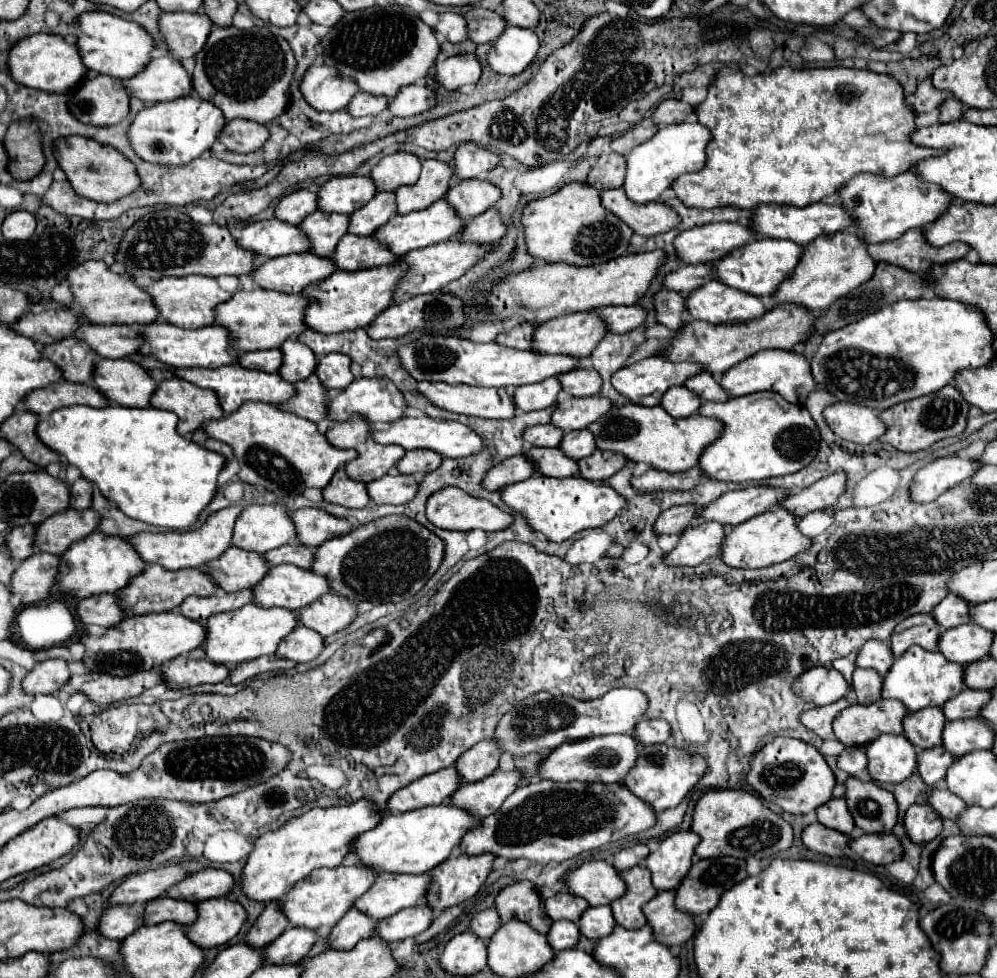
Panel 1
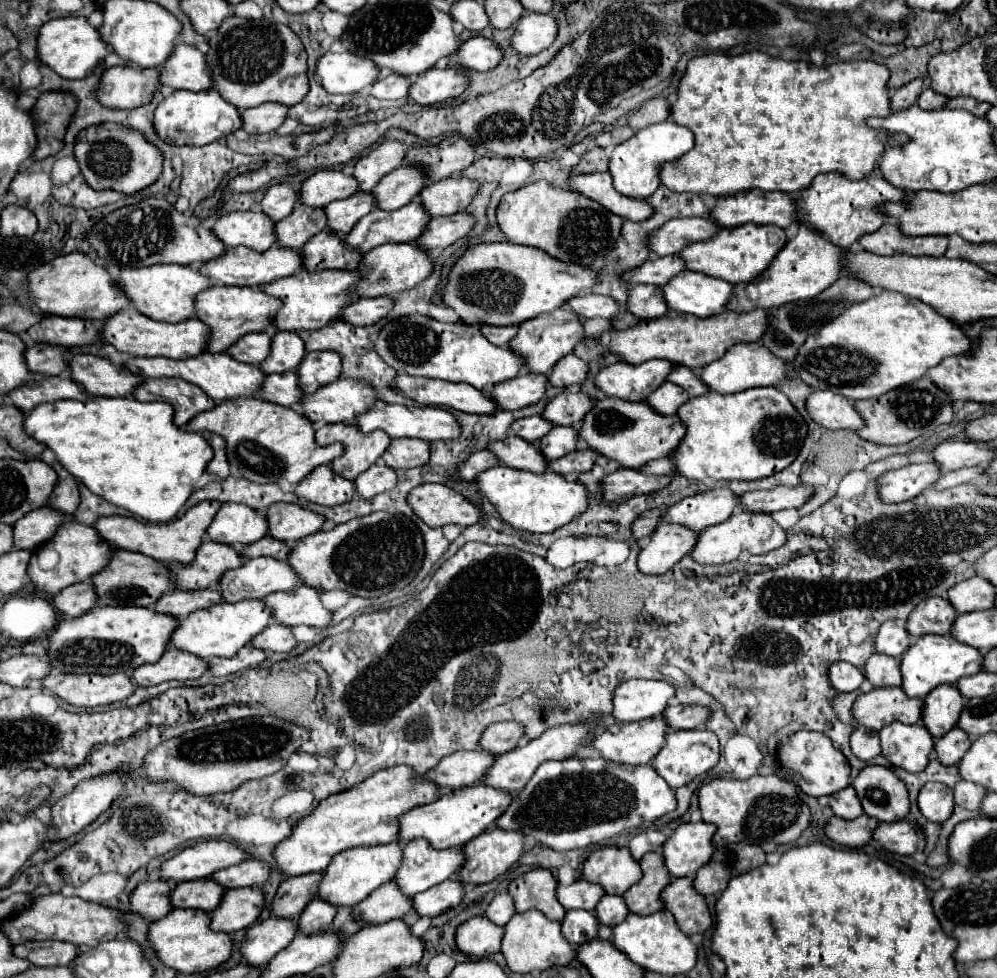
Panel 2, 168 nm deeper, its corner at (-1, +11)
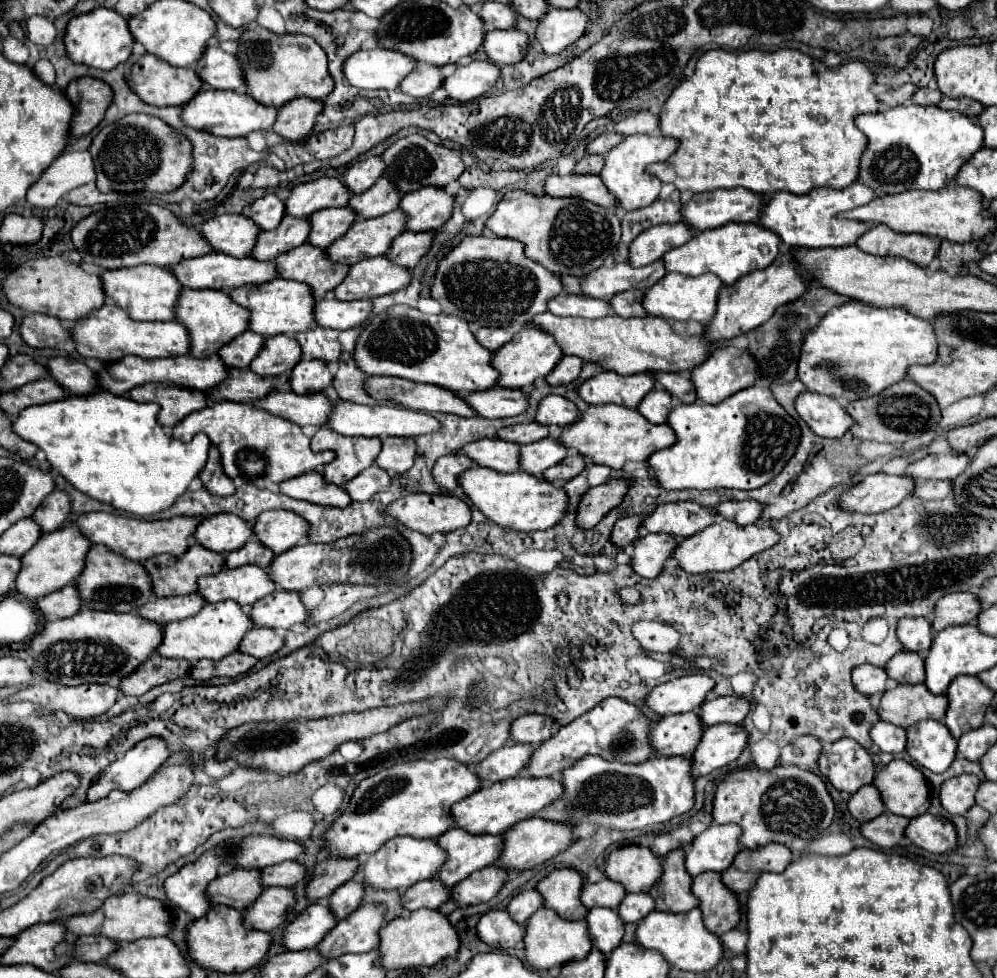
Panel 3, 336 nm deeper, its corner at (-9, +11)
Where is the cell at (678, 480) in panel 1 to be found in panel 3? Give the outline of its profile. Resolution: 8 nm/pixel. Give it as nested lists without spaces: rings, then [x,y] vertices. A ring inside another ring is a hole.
[[[611,478],[605,484],[589,488],[579,504],[577,510],[577,524],[581,528],[595,528],[607,512],[617,508],[631,488],[631,480],[625,478]]]

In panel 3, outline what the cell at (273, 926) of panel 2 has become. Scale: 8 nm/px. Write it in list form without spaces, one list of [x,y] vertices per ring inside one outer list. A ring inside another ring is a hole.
[[[309,904],[301,914],[297,914],[283,930],[285,950],[311,950],[315,944],[335,926],[335,916],[321,904]]]

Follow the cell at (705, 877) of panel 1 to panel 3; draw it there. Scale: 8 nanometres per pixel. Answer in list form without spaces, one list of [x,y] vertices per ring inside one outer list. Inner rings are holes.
[[[765,844],[755,850],[739,850],[733,864],[721,872],[721,882],[733,892],[747,892],[763,872],[783,872],[791,862],[791,850],[783,844]]]

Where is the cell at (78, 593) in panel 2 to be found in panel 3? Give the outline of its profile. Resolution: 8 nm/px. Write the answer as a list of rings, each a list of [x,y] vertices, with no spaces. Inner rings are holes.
[[[67,584],[67,588],[61,588],[59,592],[53,592],[51,596],[41,598],[37,602],[37,608],[45,616],[45,620],[71,618],[81,610],[79,590],[73,584]]]

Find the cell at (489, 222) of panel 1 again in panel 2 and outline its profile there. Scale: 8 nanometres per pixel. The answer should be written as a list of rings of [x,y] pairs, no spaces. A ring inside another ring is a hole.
[[[459,212],[453,216],[439,216],[439,218],[431,218],[427,228],[423,230],[423,236],[419,236],[419,240],[415,240],[415,244],[419,244],[419,248],[427,248],[427,252],[435,252],[435,250],[443,250],[449,244],[453,244],[459,238],[465,238],[471,228],[473,228],[475,220],[473,216]]]

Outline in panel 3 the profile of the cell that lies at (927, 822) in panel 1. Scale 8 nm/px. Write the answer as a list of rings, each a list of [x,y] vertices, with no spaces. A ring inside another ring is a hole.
[[[963,774],[963,776],[945,780],[941,786],[941,794],[939,794],[941,806],[949,814],[963,816],[975,804],[977,786],[979,786],[979,780],[977,776],[971,776],[971,774]]]

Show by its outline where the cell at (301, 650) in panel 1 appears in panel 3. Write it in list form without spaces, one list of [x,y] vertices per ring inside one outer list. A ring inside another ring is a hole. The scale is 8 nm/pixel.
[[[257,626],[251,632],[247,632],[239,650],[261,660],[261,658],[267,658],[267,656],[279,652],[283,646],[285,646],[285,638],[279,632],[275,632],[271,628]]]

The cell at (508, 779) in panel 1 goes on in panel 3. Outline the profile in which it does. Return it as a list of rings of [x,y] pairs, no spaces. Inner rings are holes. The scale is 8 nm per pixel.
[[[607,698],[589,712],[581,714],[567,726],[561,726],[555,736],[545,740],[541,746],[537,746],[527,762],[527,776],[531,778],[545,778],[545,776],[557,776],[563,768],[571,766],[575,760],[595,754],[605,760],[619,760],[627,764],[643,762],[651,756],[651,746],[647,744],[647,720],[641,716],[641,712],[619,698]]]

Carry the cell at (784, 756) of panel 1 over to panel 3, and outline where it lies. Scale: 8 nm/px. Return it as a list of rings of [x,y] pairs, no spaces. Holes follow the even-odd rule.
[[[841,738],[831,744],[829,752],[819,754],[819,774],[833,788],[853,794],[873,782],[875,764],[855,740]]]

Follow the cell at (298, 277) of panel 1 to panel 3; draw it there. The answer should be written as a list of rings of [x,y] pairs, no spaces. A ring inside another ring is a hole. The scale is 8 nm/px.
[[[211,252],[207,256],[199,256],[199,258],[191,258],[185,260],[177,266],[171,268],[175,272],[175,276],[183,282],[183,286],[187,288],[215,288],[215,290],[233,290],[239,288],[243,284],[263,284],[269,282],[273,278],[277,278],[277,264],[271,260],[257,260],[257,258],[235,258],[235,256],[227,256],[223,252]],[[221,284],[237,284],[237,286],[221,286]]]

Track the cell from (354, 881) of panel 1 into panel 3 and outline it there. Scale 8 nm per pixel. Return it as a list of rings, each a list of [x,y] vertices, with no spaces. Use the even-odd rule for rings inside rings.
[[[399,836],[387,840],[375,854],[371,854],[363,868],[363,884],[375,890],[399,890],[405,892],[411,884],[431,878],[443,864],[445,852],[435,844],[435,840],[415,840],[411,836]]]

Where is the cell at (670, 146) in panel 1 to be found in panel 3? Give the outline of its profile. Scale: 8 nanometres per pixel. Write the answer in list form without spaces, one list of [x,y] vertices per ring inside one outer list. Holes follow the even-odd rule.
[[[633,134],[627,136],[619,146],[615,146],[607,156],[605,156],[605,168],[601,172],[601,178],[617,198],[619,198],[619,208],[625,210],[635,210],[649,206],[661,190],[661,181],[647,172],[647,166],[653,162],[665,162],[675,150],[679,148],[677,138],[669,138],[663,134]]]

